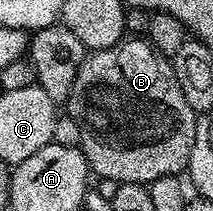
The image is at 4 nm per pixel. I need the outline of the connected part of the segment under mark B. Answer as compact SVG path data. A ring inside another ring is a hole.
M130 35L125 39L116 42L107 49L95 49L87 52L86 58L82 61L82 66L78 69L76 79L72 83L70 100L68 102L68 116L80 127L80 148L86 156L86 163L91 174L99 173L102 177L107 177L113 183L136 183L146 185L147 183L160 179L161 176L178 175L187 168L189 163L189 152L192 150L193 137L196 135L196 114L188 99L184 99L184 91L180 91L180 83L174 74L174 67L169 56L163 55L150 44L149 40L138 35Z

